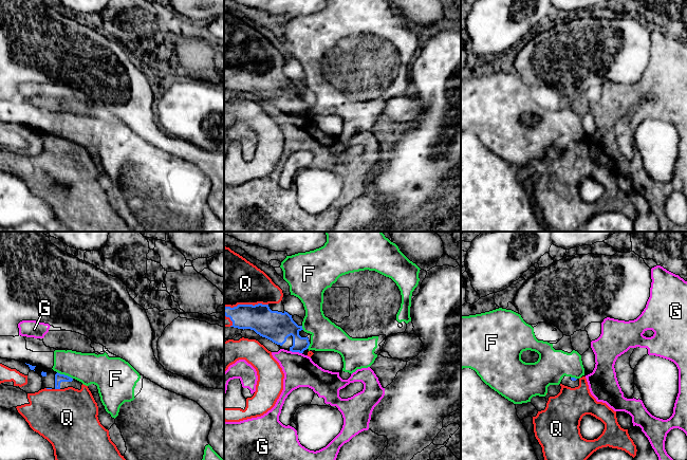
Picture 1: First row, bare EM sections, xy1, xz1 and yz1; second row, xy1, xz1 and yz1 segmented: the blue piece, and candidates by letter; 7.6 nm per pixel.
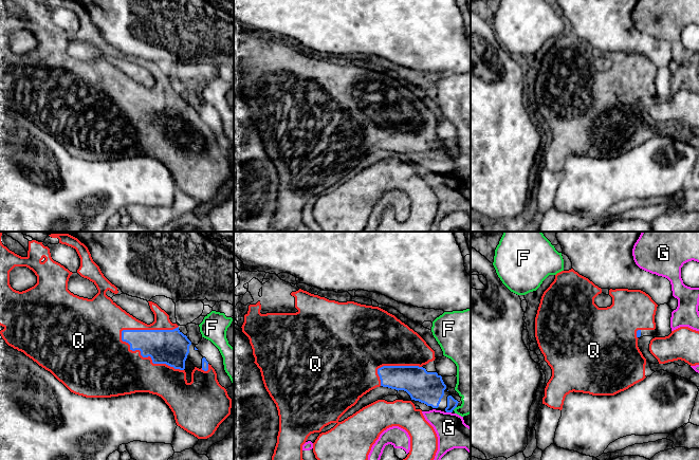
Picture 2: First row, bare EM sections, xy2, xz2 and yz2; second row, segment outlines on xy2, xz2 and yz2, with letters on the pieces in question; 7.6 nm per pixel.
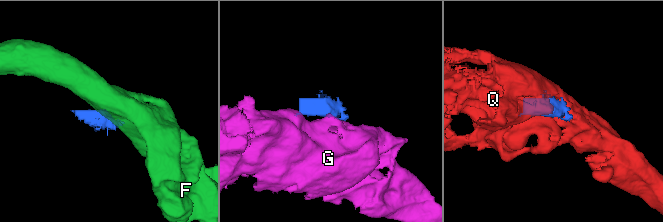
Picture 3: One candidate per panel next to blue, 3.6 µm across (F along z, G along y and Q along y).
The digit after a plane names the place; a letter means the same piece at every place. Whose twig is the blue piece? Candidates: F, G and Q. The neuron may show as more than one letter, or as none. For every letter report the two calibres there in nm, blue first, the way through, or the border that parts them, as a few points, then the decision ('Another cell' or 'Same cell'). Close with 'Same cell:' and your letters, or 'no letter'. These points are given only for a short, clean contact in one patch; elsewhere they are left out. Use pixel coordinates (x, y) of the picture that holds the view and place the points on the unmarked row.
F: Thickness 70 nm (blue) against 240 nm. Boundary: xy1 (57, 134), (72, 142). Another cell
G: Thickness 220 nm (blue) against 240 nm. Boundary: xz1 (290, 113), (301, 116). Another cell
Q: Thickness 280 nm (blue) against 380 nm. Same cell
Same cell: Q

